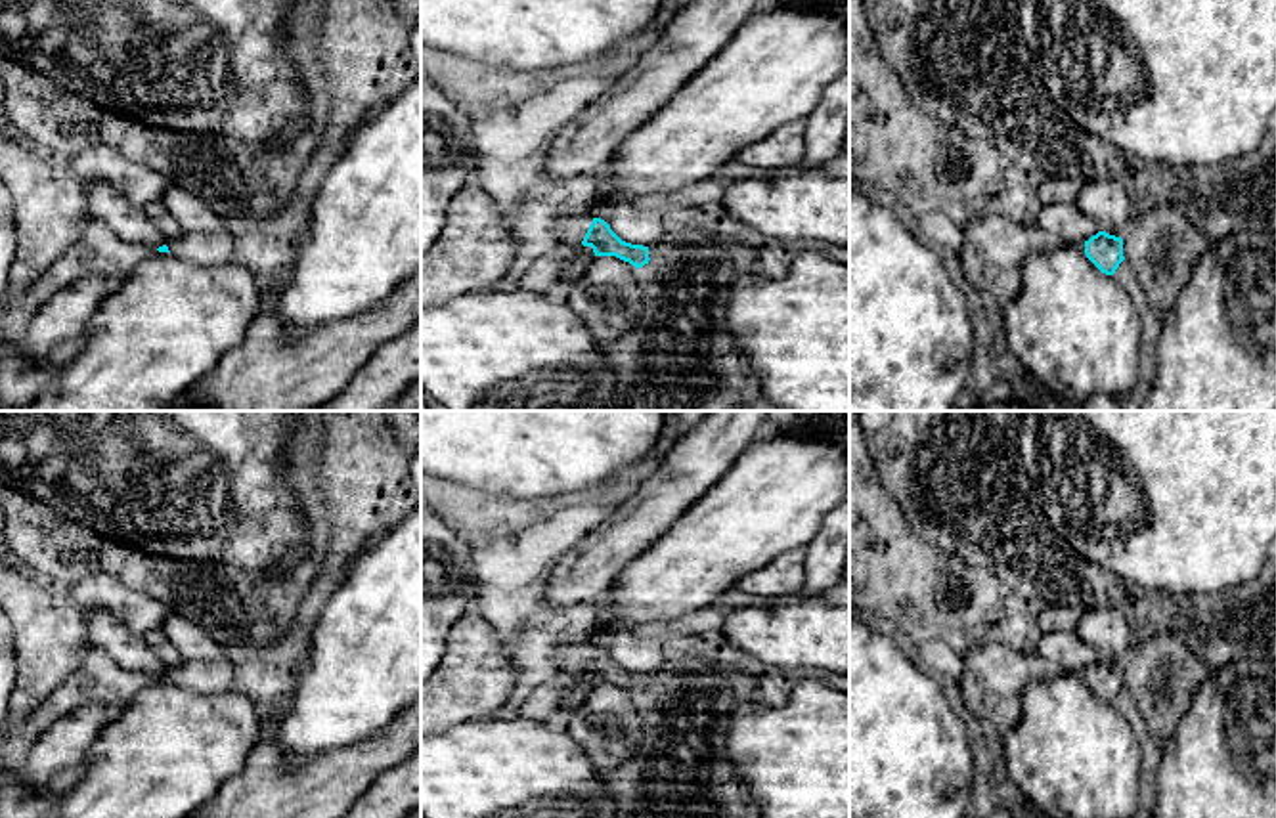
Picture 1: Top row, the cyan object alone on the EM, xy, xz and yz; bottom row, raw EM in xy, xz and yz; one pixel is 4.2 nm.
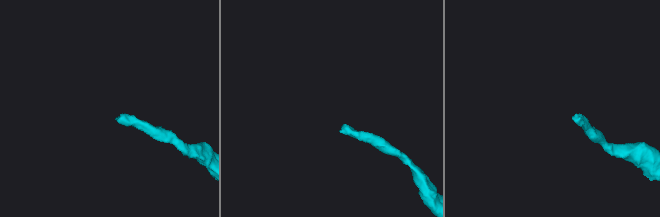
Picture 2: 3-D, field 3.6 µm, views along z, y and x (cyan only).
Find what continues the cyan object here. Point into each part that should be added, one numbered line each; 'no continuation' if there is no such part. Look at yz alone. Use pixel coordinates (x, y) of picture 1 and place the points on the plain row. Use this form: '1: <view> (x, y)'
no continuation

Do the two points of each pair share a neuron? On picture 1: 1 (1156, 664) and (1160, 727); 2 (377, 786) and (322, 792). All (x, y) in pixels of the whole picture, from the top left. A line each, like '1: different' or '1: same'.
1: same
2: same

